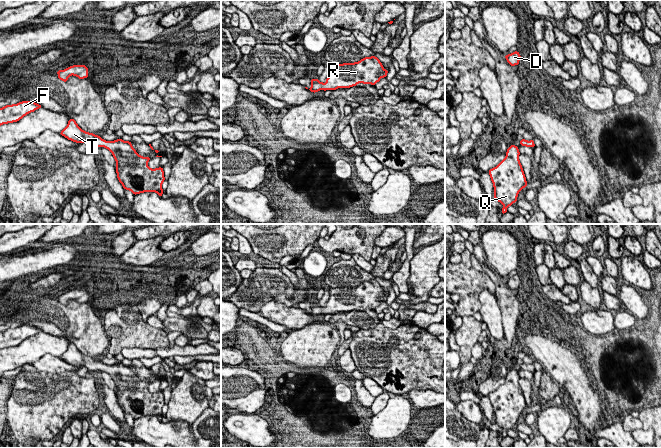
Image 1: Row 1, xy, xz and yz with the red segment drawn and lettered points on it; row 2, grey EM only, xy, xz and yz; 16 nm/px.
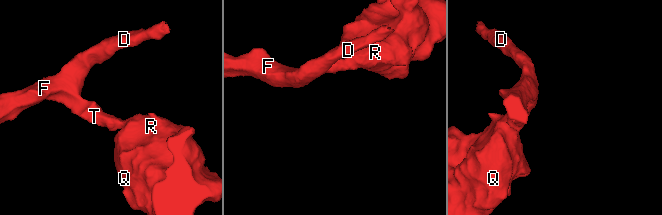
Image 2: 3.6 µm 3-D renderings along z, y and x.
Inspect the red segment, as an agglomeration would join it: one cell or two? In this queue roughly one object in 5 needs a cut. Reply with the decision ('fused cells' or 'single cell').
single cell

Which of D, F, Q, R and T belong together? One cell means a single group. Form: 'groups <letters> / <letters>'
groups D F Q R T

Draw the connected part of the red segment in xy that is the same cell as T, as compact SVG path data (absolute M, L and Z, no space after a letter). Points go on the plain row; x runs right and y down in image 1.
M69 343L67 350L60 356L68 364L86 367L89 372L105 371L116 385L116 397L123 412L134 419L144 416L156 416L162 421L162 407L165 404L162 391L151 393L149 381L140 380L130 365L122 363L105 365L100 360L82 354L74 343Z

